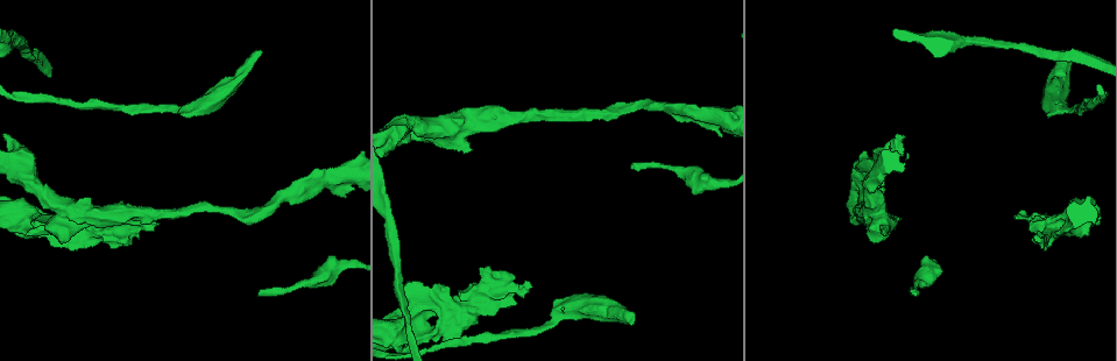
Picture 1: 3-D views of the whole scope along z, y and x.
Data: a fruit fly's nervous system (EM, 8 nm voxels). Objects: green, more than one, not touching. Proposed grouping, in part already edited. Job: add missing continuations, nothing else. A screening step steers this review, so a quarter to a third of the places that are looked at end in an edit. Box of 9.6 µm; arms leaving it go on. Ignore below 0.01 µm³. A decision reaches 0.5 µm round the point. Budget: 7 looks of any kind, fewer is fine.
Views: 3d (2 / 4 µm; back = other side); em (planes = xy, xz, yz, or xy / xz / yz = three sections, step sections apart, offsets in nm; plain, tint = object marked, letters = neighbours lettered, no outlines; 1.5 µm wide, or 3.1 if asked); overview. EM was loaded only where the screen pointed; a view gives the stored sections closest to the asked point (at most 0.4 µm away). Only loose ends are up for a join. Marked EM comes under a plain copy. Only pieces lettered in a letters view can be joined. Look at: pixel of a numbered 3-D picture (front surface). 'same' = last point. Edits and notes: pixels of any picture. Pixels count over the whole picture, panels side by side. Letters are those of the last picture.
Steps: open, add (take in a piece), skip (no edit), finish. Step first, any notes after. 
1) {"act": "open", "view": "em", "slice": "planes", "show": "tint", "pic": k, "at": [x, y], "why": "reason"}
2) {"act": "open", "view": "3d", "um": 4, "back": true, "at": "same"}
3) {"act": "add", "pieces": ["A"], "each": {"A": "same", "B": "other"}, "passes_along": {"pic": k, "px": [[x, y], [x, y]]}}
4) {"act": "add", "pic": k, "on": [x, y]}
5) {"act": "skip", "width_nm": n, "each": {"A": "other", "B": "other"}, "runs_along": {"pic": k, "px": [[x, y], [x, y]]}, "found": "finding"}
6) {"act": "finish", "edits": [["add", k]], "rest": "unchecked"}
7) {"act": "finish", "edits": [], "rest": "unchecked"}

{"act": "open", "view": "em", "slice": "planes", "show": "letters", "pic": 1, "at": [1029, 226], "why": "thick end"}

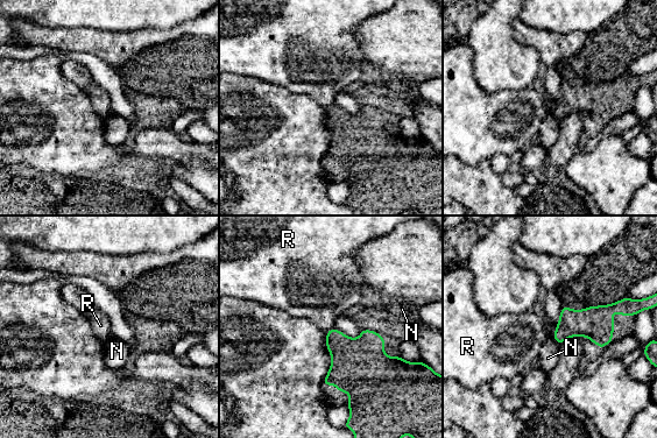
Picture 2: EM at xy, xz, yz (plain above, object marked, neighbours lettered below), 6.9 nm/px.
{"act": "skip", "each": {"N": "other", "R": "other"}, "border": {"pic": 2, "px": [[333, 326], [326, 332]]}, "found": "none of them fits"}

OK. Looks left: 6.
{"act": "open", "view": "em", "slice": "xz", "step": 4, "show": "letters", "pic": 1, "at": [635, 313], "why": "free end"}

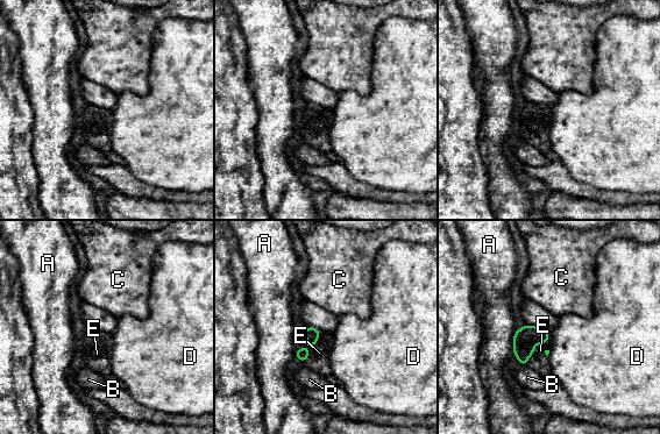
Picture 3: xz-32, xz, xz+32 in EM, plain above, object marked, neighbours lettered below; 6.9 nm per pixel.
{"act": "open", "view": "em", "slice": "planes", "show": "letters", "at": "same"}

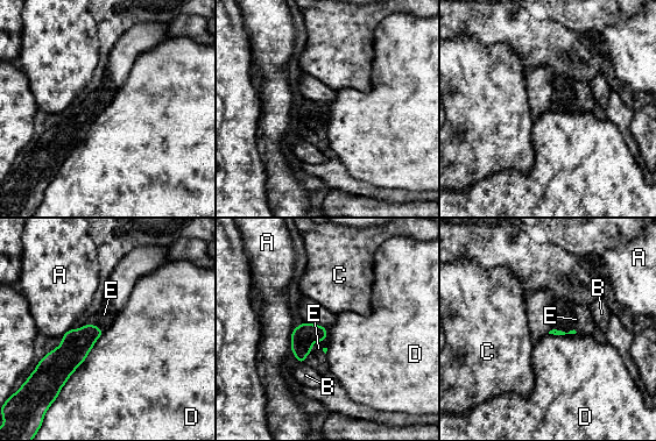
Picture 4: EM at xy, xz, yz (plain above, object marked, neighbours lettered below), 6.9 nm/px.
{"act": "add", "pieces": ["E"], "each": {"A": "other", "B": "other", "C": "other", "D": "other", "E": "same"}, "found": "the cell continues"}

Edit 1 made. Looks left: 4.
{"act": "open", "view": "em", "slice": "planes", "show": "letters", "pic": 1, "at": [308, 198]}

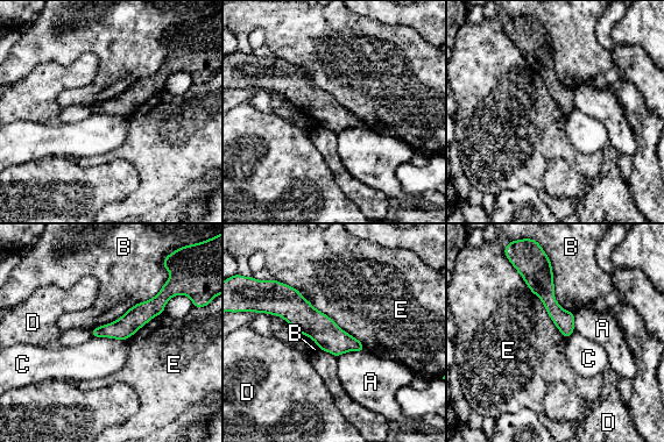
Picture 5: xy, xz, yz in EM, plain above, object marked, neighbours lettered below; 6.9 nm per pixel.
{"act": "skip", "each": {"A": "other", "B": "other", "C": "other", "D": "other", "E": "other"}, "border": {"pic": 5, "px": [[92, 336], [127, 340]]}, "found": "no lettered piece goes on from it"}

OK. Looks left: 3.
{"act": "finish", "edits": [["add", 4]], "rest": "unchecked"}

